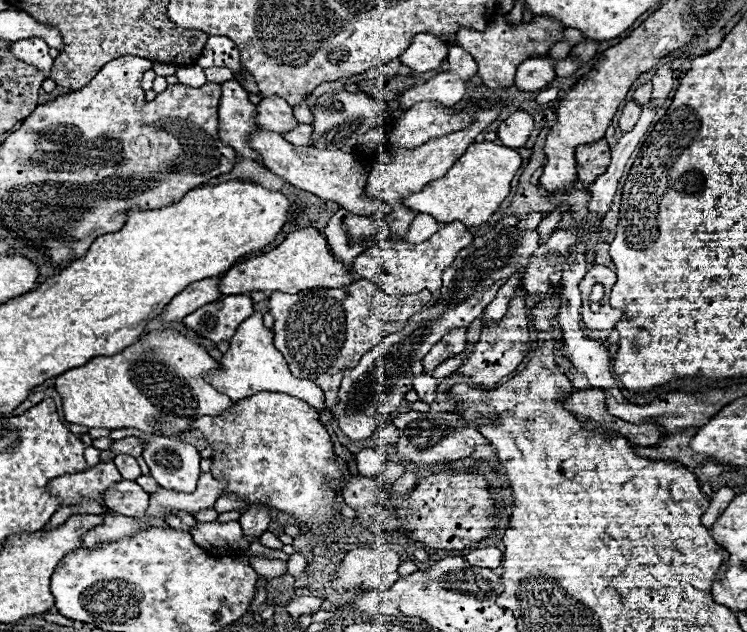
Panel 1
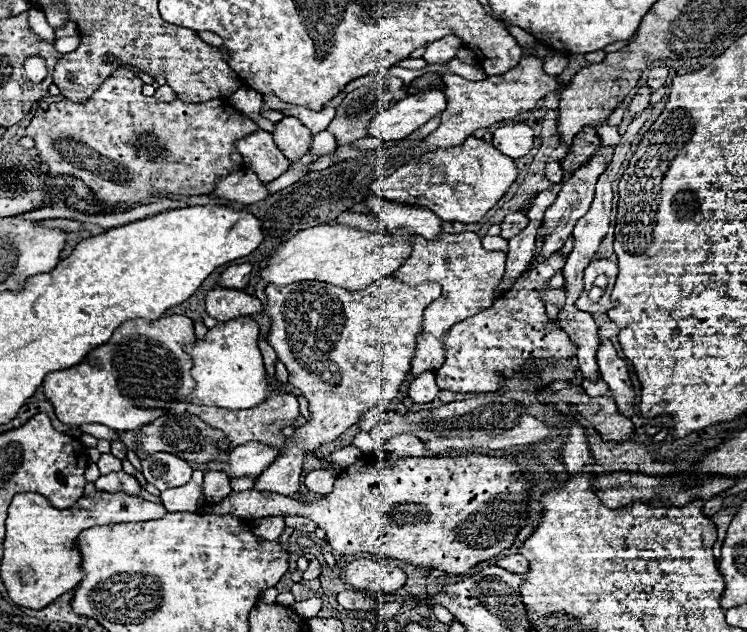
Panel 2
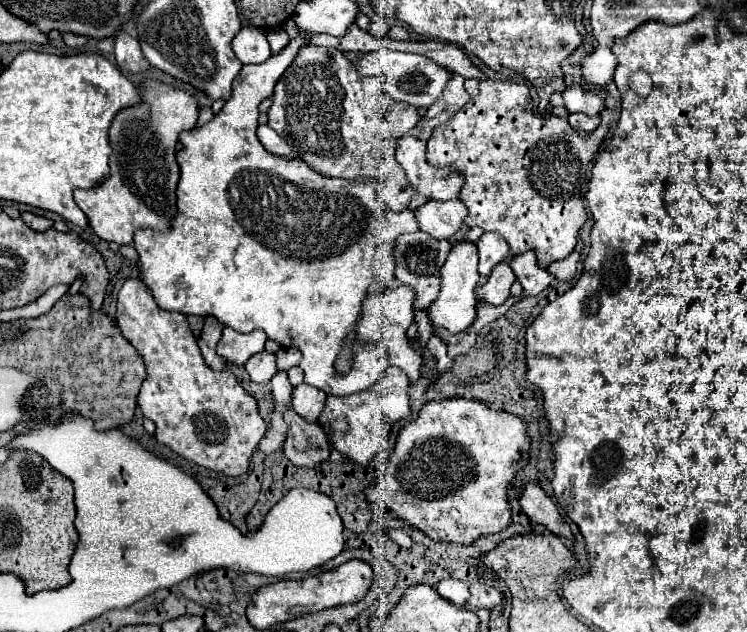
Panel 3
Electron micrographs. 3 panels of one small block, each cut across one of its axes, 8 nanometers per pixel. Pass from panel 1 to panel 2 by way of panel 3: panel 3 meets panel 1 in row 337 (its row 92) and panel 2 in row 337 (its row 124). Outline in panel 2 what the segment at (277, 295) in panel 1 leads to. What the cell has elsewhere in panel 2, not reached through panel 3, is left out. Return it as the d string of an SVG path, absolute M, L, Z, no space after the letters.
M384 276L360 292L348 292L344 288L336 288L318 280L306 280L288 286L266 286L266 314L272 320L268 342L276 350L278 360L284 362L284 366L288 368L290 384L302 390L302 396L308 402L310 416L304 426L296 428L294 436L286 438L282 454L258 476L254 490L274 492L282 496L294 494L300 484L302 460L308 452L320 448L326 442L334 442L344 430L358 422L364 410L396 398L398 386L406 380L406 374L410 370L414 340L422 332L422 312L430 302L440 298L440 292L442 290L436 282L408 286L394 280L392 276Z

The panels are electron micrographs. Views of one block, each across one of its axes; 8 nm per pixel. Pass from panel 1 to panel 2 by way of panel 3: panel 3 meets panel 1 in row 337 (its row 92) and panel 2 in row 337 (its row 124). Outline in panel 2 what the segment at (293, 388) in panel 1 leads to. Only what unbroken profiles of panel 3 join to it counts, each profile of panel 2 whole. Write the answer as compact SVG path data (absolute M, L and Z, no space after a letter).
M236 318L224 324L216 324L210 328L204 336L204 340L196 340L190 346L186 346L186 352L192 356L192 370L190 376L194 378L194 394L186 398L186 404L204 404L204 406L216 406L226 410L248 410L250 406L258 406L258 402L264 402L268 392L268 380L266 380L266 368L264 360L258 348L258 324L254 318Z

